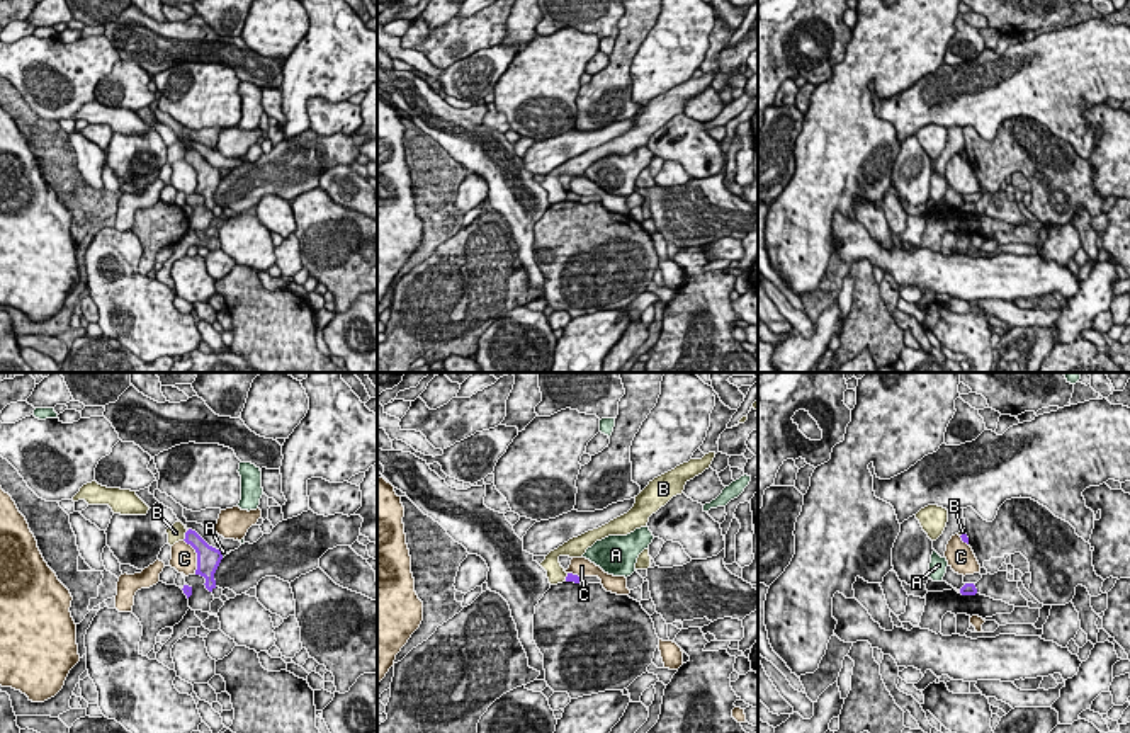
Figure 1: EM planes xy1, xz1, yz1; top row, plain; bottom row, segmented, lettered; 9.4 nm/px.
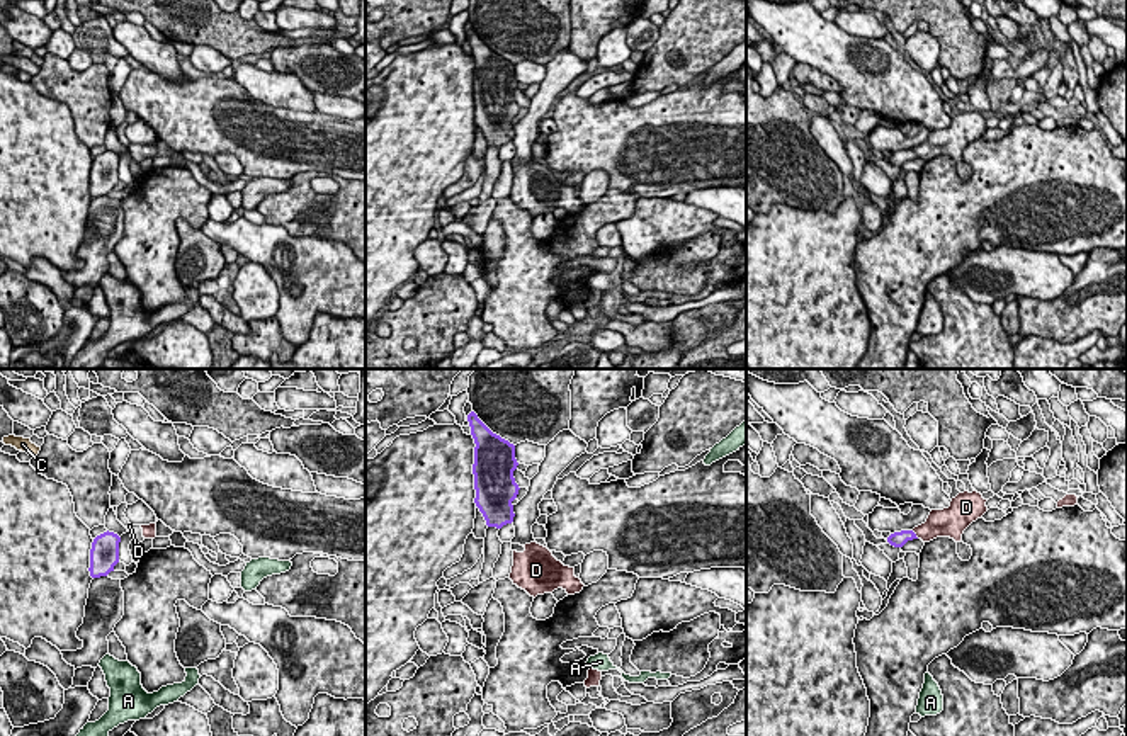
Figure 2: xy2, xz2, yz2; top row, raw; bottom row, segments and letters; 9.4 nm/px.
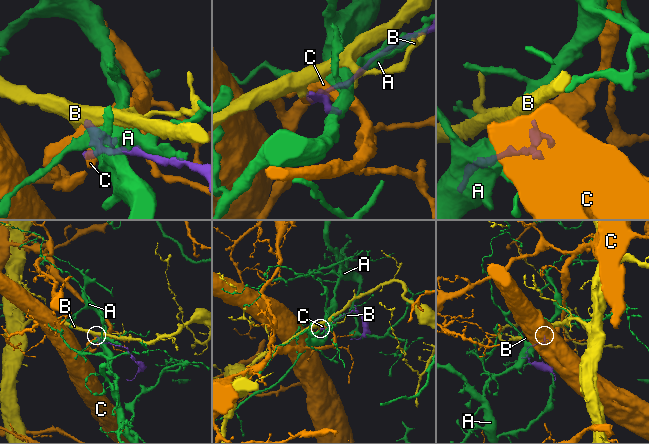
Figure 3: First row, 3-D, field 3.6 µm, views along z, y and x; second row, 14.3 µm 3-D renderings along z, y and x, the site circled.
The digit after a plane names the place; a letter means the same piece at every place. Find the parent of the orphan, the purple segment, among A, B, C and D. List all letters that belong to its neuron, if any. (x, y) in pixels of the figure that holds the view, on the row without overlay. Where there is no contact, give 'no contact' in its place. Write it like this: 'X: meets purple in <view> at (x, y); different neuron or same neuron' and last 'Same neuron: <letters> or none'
A: meets purple in xy1 at (221, 174); different neuron
B: meets purple in xy1 at (186, 155); different neuron
C: meets purple in xy1 at (197, 176); different neuron
D: meets purple in yz2 at (915, 153); same neuron
Same neuron: D

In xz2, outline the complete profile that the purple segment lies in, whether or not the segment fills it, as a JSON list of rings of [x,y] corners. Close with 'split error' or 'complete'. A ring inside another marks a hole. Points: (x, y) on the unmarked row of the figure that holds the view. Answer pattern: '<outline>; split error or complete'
[[[474,31],[467,34],[471,54],[474,58],[474,122],[483,133],[488,146],[501,148],[513,141],[512,121],[518,114],[513,90],[515,65],[493,53]]]; complete

